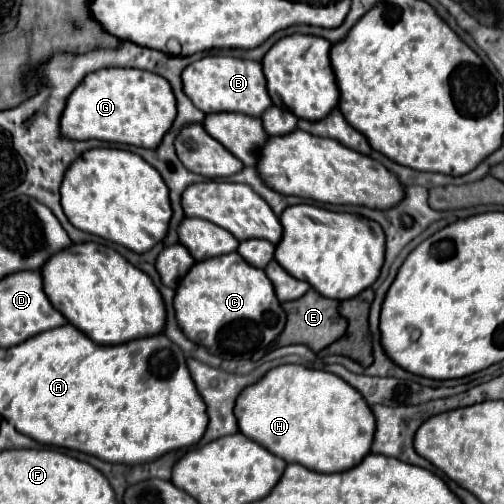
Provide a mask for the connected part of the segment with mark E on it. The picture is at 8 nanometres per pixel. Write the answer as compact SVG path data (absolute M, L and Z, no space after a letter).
M309 289L301 299L281 303L281 307L287 313L287 323L285 323L283 333L277 337L277 341L273 345L275 347L283 347L283 345L301 343L301 345L307 345L315 353L325 349L327 345L337 341L345 333L345 329L347 329L347 321L337 313L337 305L339 305L337 301L325 299L315 289Z

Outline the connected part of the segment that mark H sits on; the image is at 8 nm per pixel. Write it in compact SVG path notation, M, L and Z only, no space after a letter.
M279 365L267 371L263 379L245 387L235 401L235 417L239 431L261 443L273 455L285 459L287 463L299 463L311 471L319 473L339 473L355 467L371 451L371 441L375 433L375 417L357 391L333 373L319 369L307 369L303 365Z

